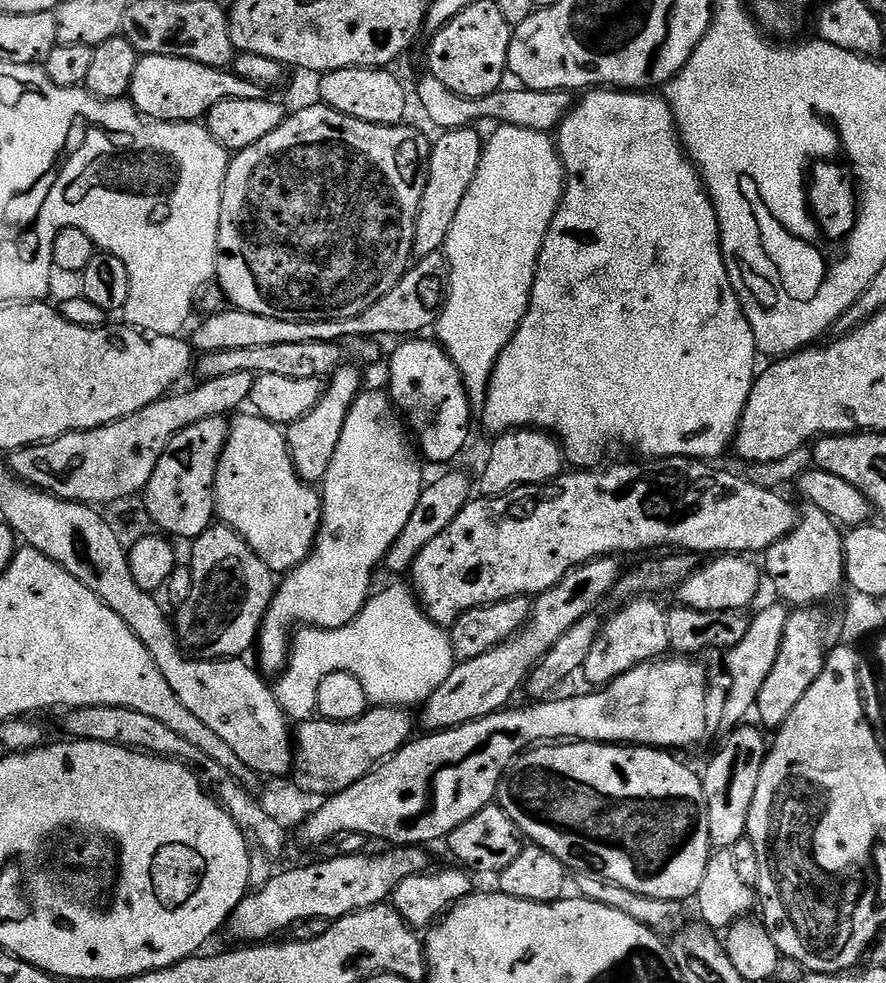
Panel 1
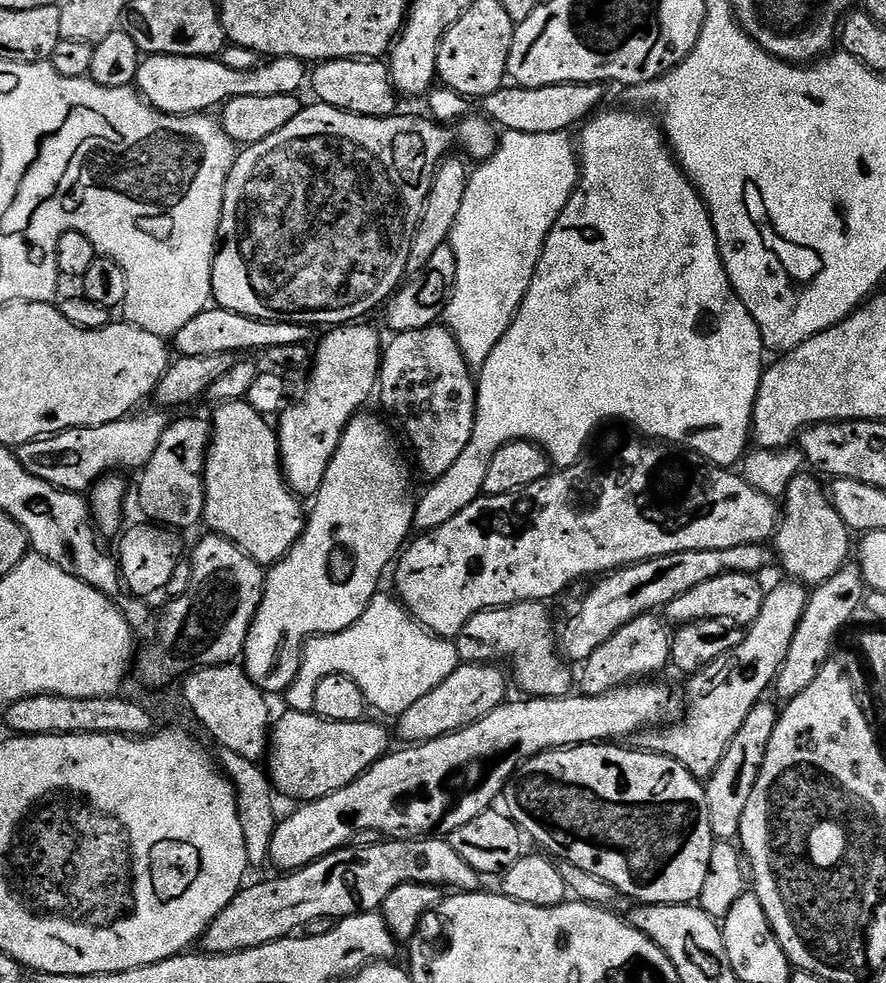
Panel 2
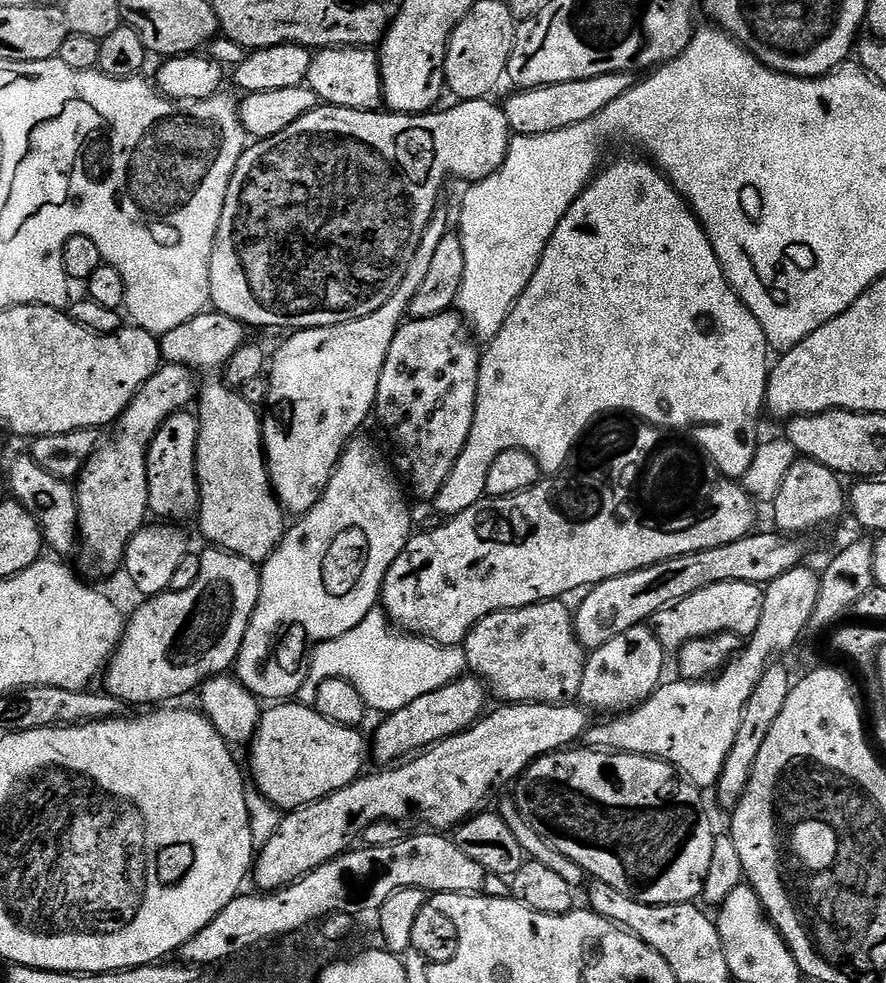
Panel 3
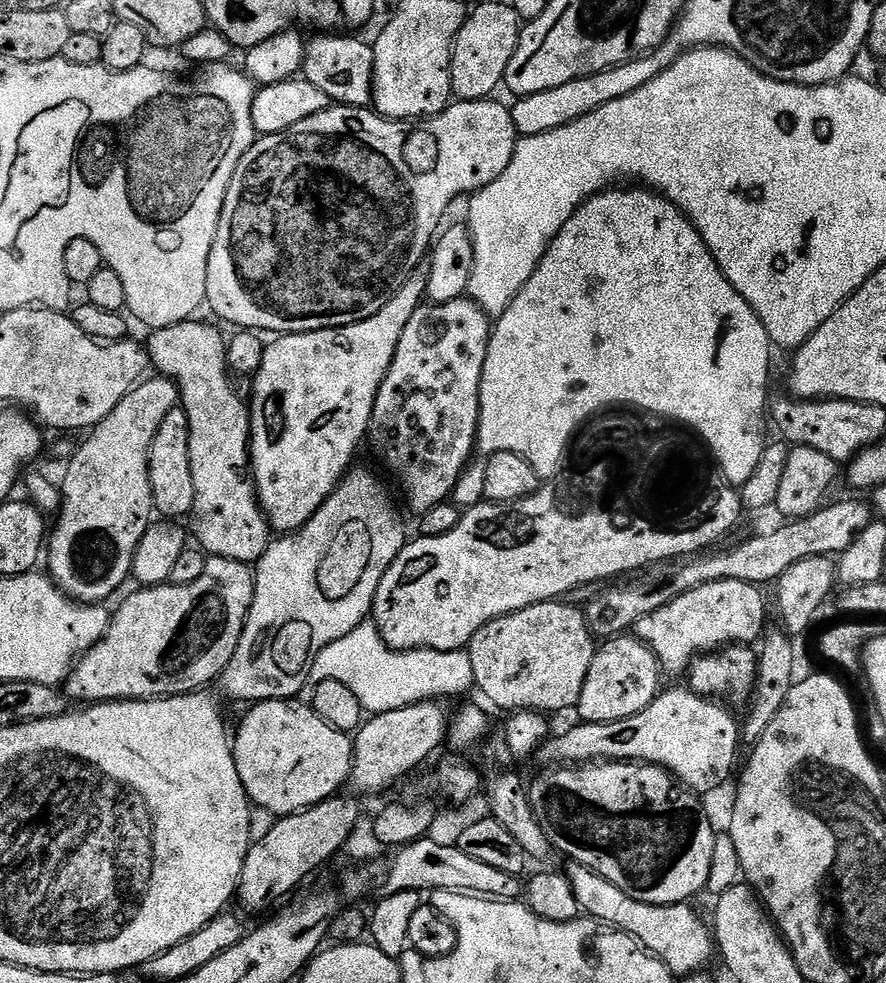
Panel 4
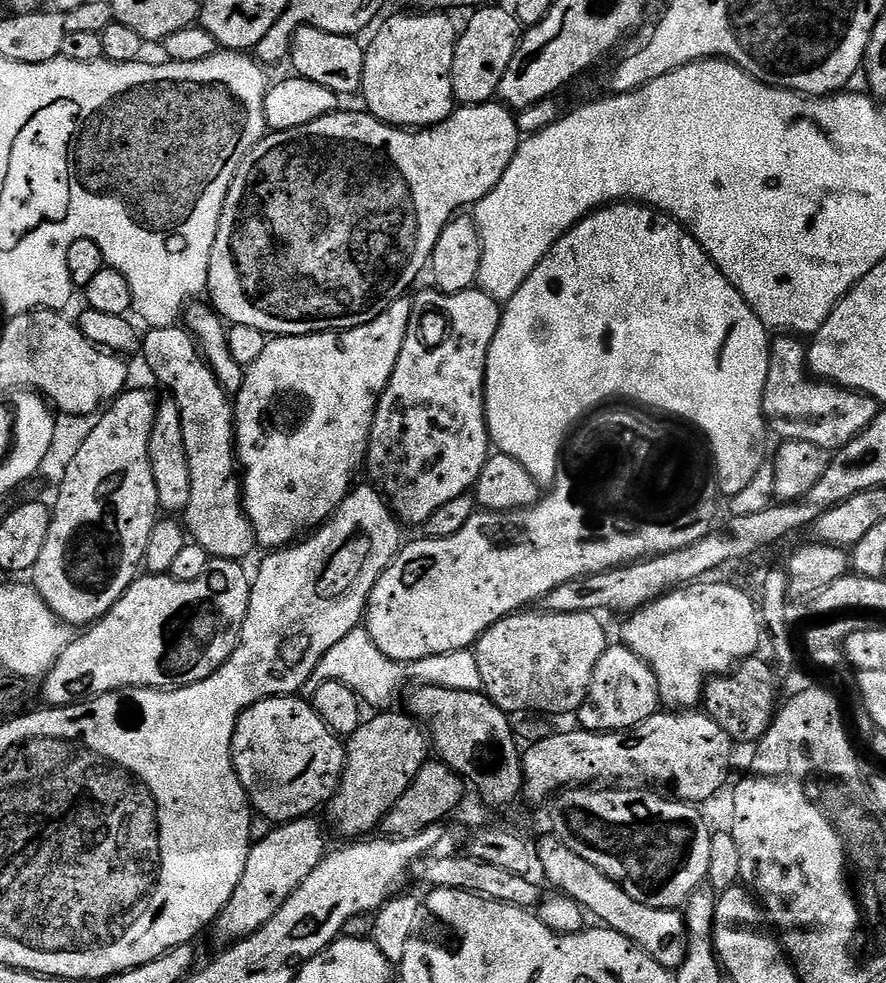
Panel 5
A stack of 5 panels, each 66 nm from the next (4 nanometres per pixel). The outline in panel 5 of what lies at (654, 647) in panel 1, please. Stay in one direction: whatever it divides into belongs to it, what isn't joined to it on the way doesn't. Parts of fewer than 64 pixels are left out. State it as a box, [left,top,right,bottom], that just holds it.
[574,642,660,732]

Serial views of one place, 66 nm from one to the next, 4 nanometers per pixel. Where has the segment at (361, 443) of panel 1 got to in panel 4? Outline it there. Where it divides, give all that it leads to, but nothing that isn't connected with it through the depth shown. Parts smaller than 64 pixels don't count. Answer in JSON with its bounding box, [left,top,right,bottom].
[218,471,406,702]

